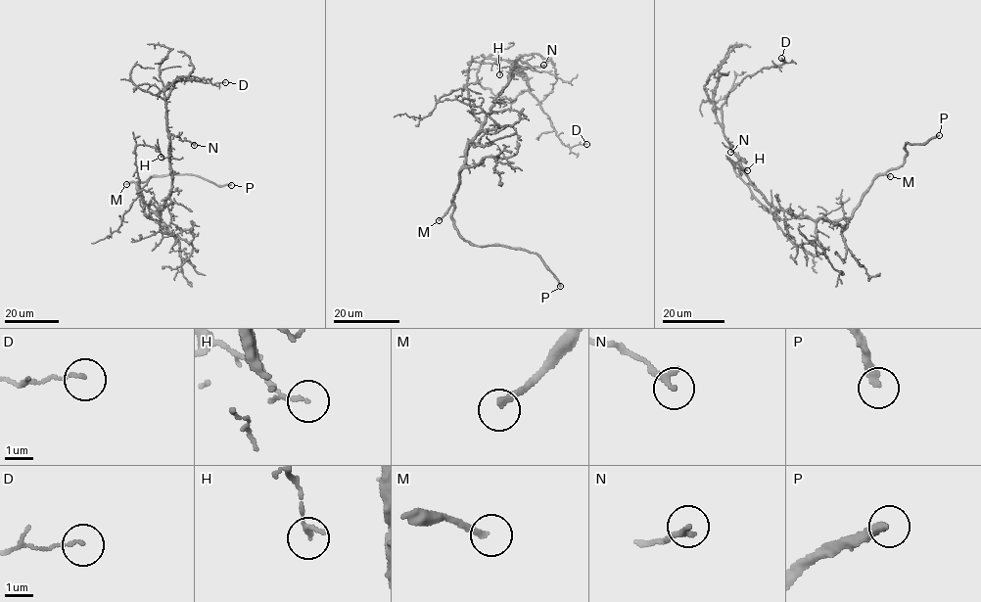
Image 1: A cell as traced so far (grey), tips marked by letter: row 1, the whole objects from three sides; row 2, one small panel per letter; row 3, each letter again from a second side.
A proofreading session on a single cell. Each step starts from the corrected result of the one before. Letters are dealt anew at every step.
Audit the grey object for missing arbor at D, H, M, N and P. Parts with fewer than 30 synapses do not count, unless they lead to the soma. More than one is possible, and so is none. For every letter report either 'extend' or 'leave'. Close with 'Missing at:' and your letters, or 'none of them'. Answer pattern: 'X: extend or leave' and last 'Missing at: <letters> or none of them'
D: leave
H: leave
M: extend
N: leave
P: extend
Missing at: M, P

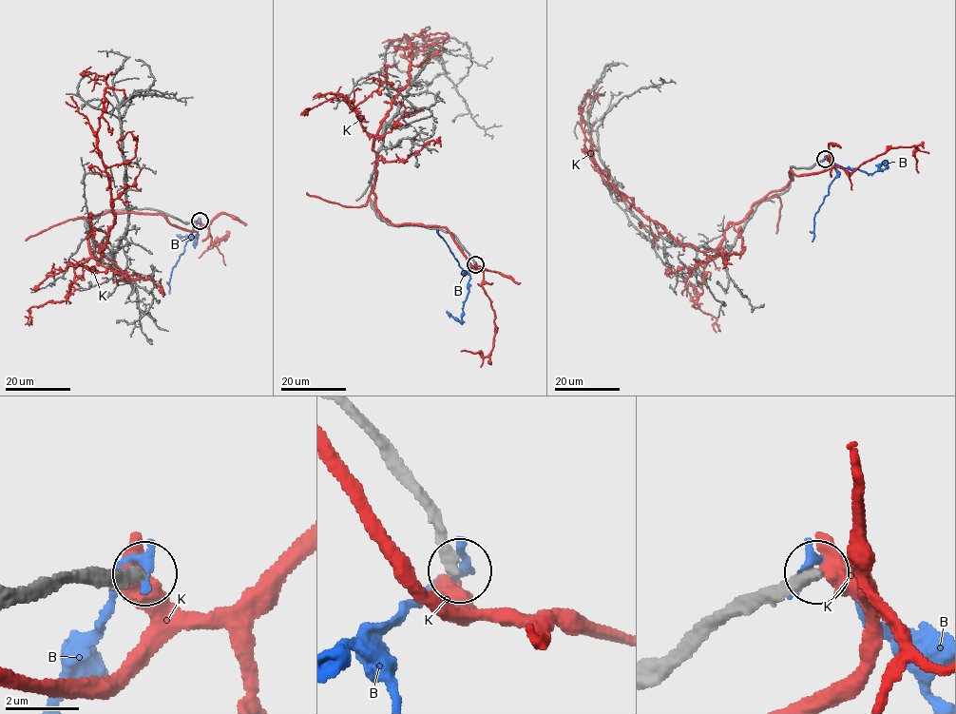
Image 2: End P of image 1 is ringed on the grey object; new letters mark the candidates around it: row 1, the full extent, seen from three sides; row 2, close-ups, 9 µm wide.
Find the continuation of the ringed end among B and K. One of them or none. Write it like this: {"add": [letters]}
{"add": []}

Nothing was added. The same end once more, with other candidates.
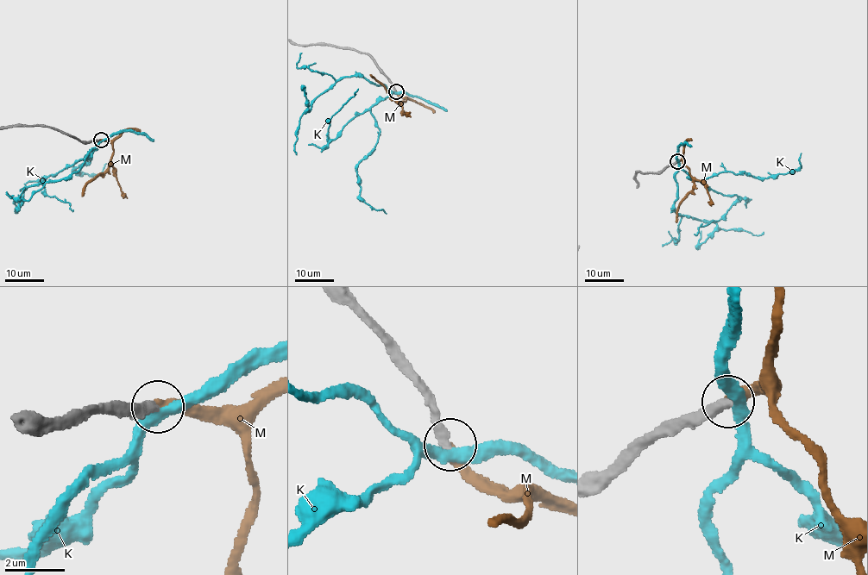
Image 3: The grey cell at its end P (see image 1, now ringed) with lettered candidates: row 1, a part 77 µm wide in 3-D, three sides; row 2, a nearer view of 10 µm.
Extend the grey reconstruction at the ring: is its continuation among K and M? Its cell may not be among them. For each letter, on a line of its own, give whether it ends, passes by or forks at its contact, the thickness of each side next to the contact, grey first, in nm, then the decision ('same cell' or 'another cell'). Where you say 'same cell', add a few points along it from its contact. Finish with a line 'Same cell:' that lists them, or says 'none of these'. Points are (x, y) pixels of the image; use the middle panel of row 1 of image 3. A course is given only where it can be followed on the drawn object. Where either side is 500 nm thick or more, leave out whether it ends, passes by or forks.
K: it passes by; calibres 340 and 360 nm; another cell
M: it ends; calibres 340 and 320 nm; same cell; course (396, 91), (405, 100), (396, 101), (370, 75)
Same cell: M

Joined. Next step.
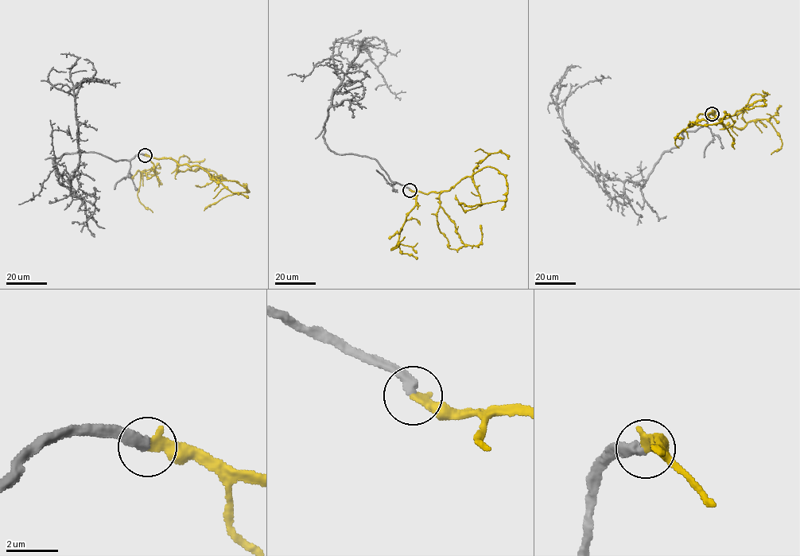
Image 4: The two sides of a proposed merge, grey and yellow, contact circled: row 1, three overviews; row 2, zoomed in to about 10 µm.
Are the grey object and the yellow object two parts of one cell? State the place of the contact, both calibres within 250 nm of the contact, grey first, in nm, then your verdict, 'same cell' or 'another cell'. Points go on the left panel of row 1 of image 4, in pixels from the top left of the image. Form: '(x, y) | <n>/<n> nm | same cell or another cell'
(145, 155) | 400/360 nm | same cell

